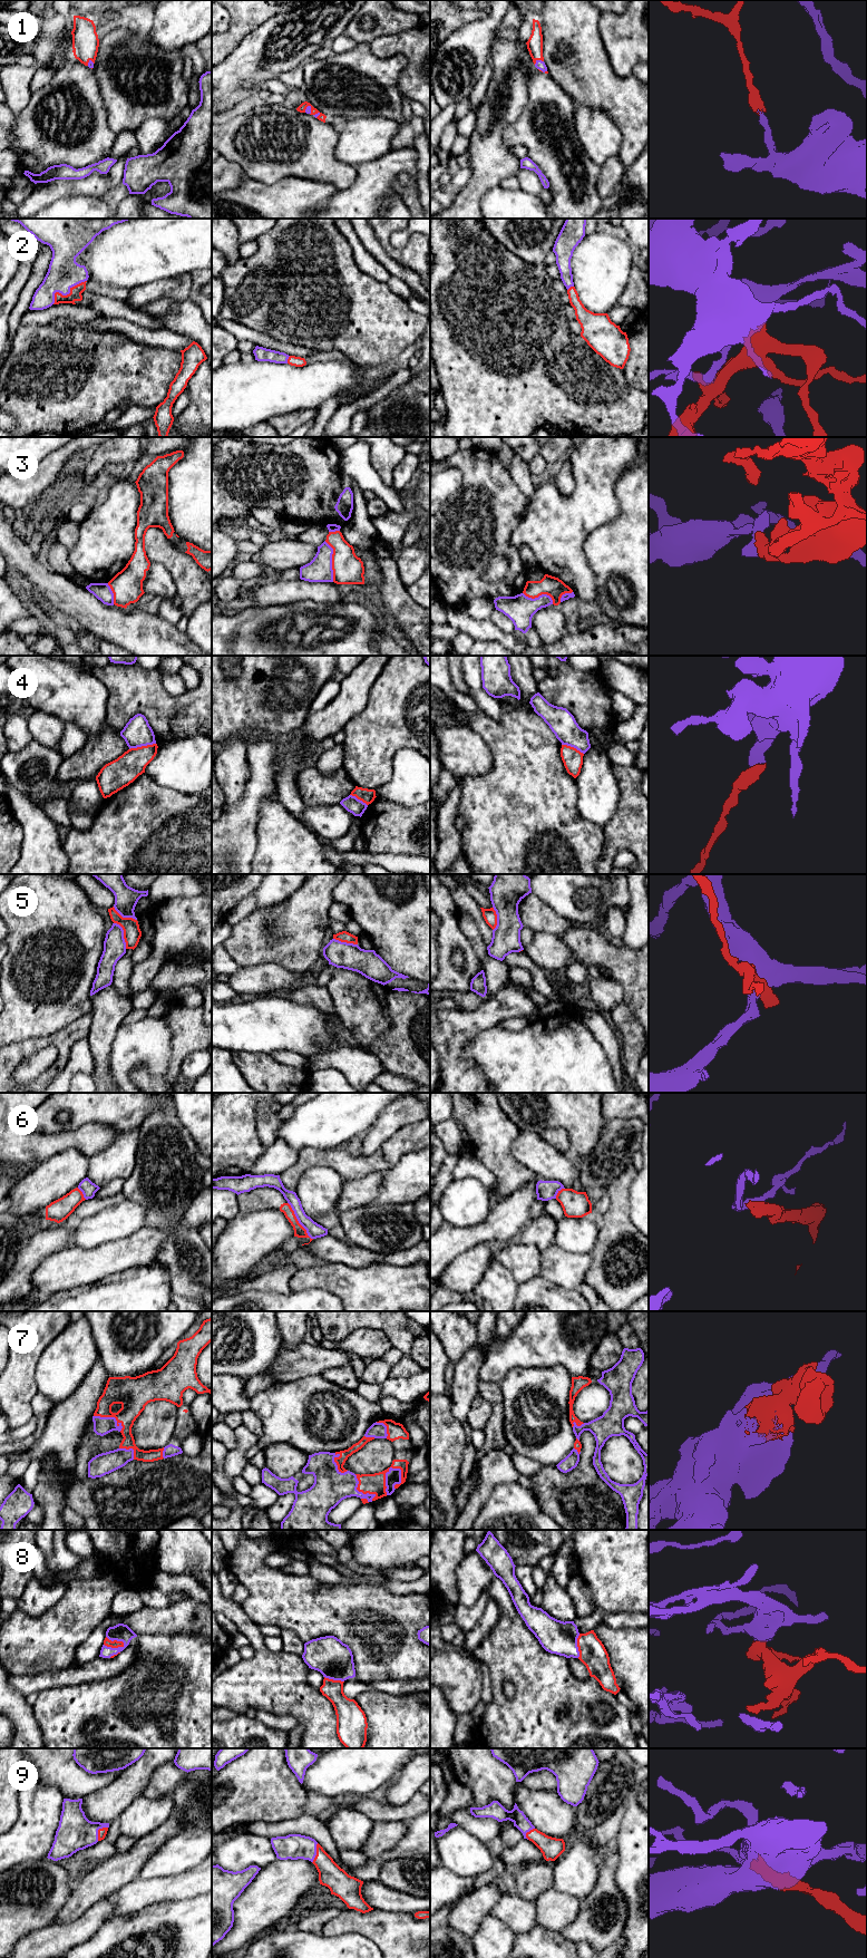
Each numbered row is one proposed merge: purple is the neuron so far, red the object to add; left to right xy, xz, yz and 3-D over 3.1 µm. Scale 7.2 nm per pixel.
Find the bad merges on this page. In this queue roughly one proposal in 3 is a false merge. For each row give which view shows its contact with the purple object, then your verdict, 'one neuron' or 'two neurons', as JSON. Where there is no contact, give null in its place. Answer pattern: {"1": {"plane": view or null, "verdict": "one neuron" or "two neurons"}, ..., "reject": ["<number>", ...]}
{"1": {"plane": "yz", "verdict": "one neuron"}, "2": {"plane": "xy", "verdict": "one neuron"}, "3": {"plane": "xz", "verdict": "two neurons"}, "4": {"plane": "xy", "verdict": "two neurons"}, "5": {"plane": "xy", "verdict": "two neurons"}, "6": {"plane": "xz", "verdict": "two neurons"}, "7": {"plane": "xz", "verdict": "one neuron"}, "8": {"plane": "xy", "verdict": "one neuron"}, "9": {"plane": "xy", "verdict": "one neuron"}, "reject": ["3", "4", "5", "6"]}

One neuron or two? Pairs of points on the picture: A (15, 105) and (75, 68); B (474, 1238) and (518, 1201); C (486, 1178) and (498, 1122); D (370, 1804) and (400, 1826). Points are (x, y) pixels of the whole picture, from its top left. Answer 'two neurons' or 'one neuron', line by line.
A: two neurons
B: one neuron
C: two neurons
D: two neurons

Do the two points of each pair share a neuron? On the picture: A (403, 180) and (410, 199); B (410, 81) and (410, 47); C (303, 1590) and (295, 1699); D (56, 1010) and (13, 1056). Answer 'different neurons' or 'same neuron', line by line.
A: same neuron
B: same neuron
C: different neurons
D: different neurons

